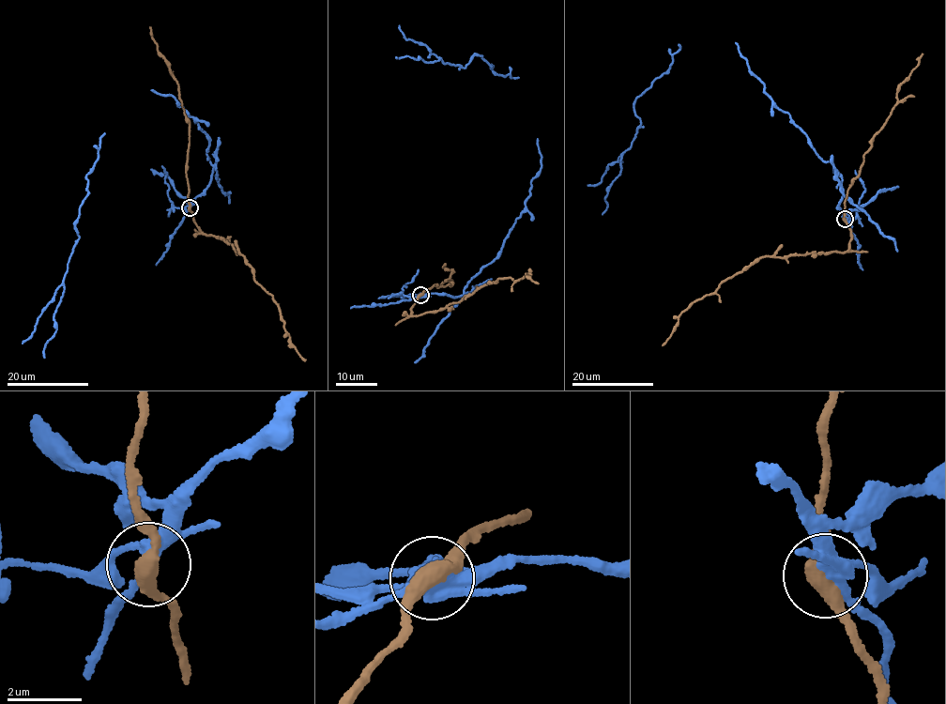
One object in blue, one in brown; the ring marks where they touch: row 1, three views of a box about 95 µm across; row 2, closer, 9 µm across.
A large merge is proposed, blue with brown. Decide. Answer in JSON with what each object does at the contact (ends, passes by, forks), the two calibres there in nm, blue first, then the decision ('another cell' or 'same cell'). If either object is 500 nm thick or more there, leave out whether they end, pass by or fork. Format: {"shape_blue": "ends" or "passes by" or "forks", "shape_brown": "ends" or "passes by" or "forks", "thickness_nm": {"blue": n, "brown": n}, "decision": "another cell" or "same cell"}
{"shape_blue": "forks", "shape_brown": "passes by", "thickness_nm": {"blue": 340, "brown": 420}, "decision": "another cell"}

